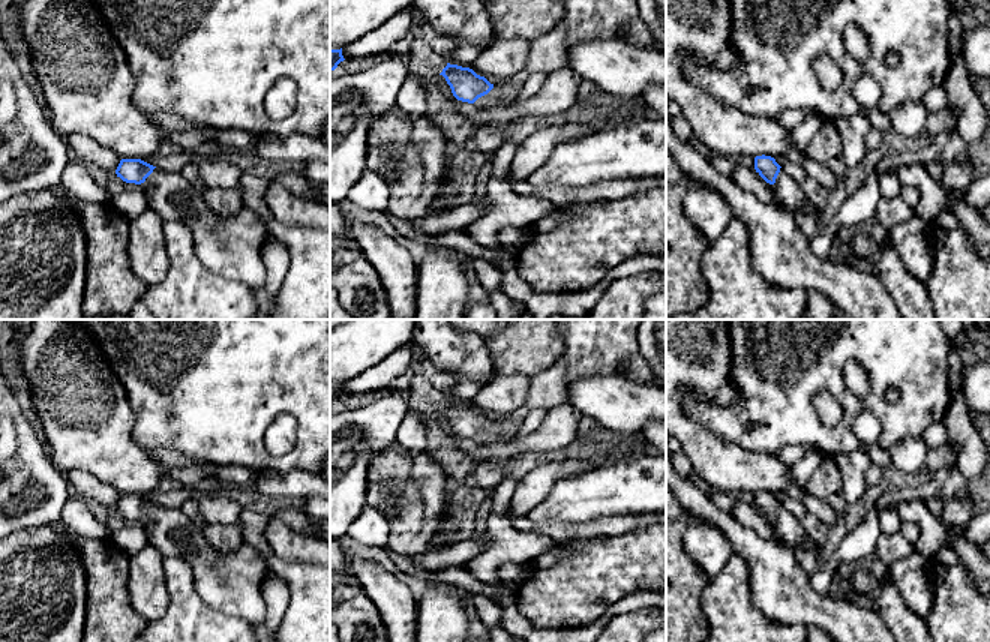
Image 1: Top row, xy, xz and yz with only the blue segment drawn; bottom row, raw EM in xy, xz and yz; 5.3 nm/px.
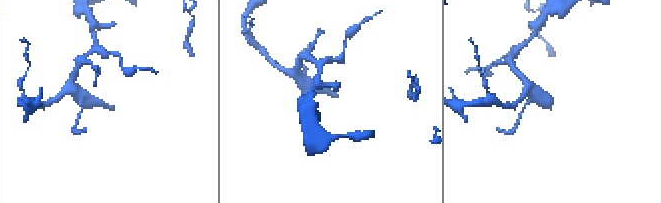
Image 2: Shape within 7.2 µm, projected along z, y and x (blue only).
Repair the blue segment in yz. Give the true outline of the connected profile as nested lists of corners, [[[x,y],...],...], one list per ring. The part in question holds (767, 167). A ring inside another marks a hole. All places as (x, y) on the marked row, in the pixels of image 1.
[[[756,156],[754,158],[756,172],[771,184],[777,207],[784,208],[790,213],[806,212],[810,213],[820,222],[825,222],[819,212],[813,210],[808,204],[808,195],[800,188],[795,182],[771,156]]]

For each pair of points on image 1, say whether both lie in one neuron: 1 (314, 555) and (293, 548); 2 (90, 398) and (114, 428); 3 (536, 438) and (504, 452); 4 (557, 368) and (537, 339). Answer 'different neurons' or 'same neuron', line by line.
1: same neuron
2: same neuron
3: same neuron
4: different neurons

